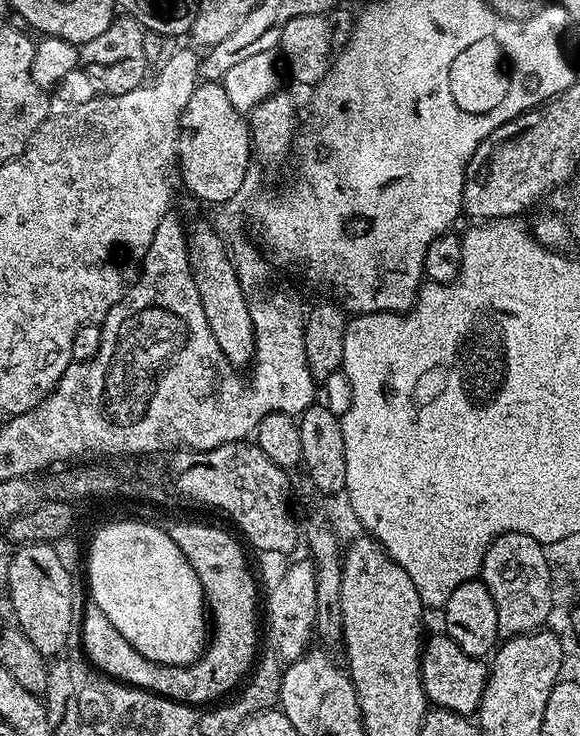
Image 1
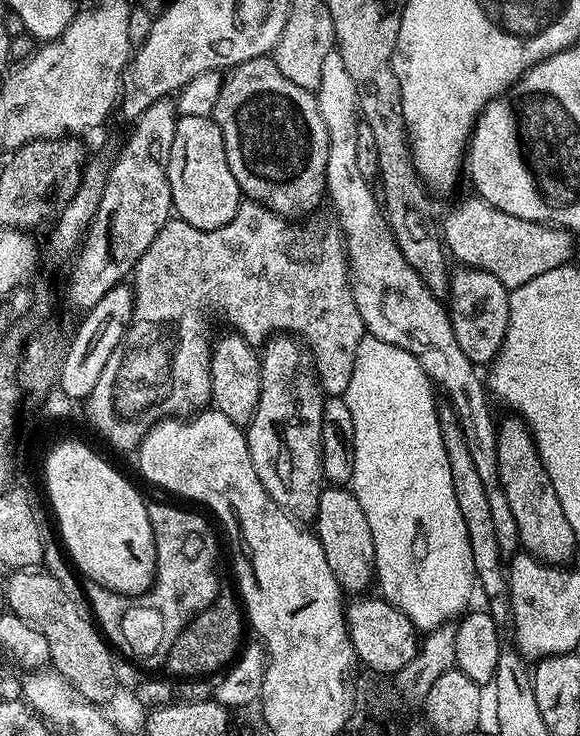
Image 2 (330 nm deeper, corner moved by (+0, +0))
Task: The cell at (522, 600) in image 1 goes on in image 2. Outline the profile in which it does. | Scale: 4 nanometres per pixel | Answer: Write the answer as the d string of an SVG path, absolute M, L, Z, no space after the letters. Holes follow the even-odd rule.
M339 51L326 54L326 62L322 62L322 82L314 95L328 135L326 194L336 203L340 214L338 223L344 234L344 247L348 250L352 293L358 314L362 314L365 333L406 350L419 362L433 385L448 395L447 403L458 418L474 470L478 470L486 486L486 502L490 502L490 519L494 522L500 551L515 553L518 548L518 522L514 522L510 502L506 502L506 494L500 489L496 457L498 424L495 419L492 421L492 412L488 409L490 396L485 381L481 373L480 376L476 373L479 371L470 358L462 354L462 346L458 346L458 338L454 338L454 326L447 307L430 294L426 282L422 282L422 278L418 278L402 258L402 250L398 250L396 236L388 225L381 201L377 193L376 196L372 193L373 185L362 178L362 170L358 170L358 130L362 127L358 115L358 90Z

